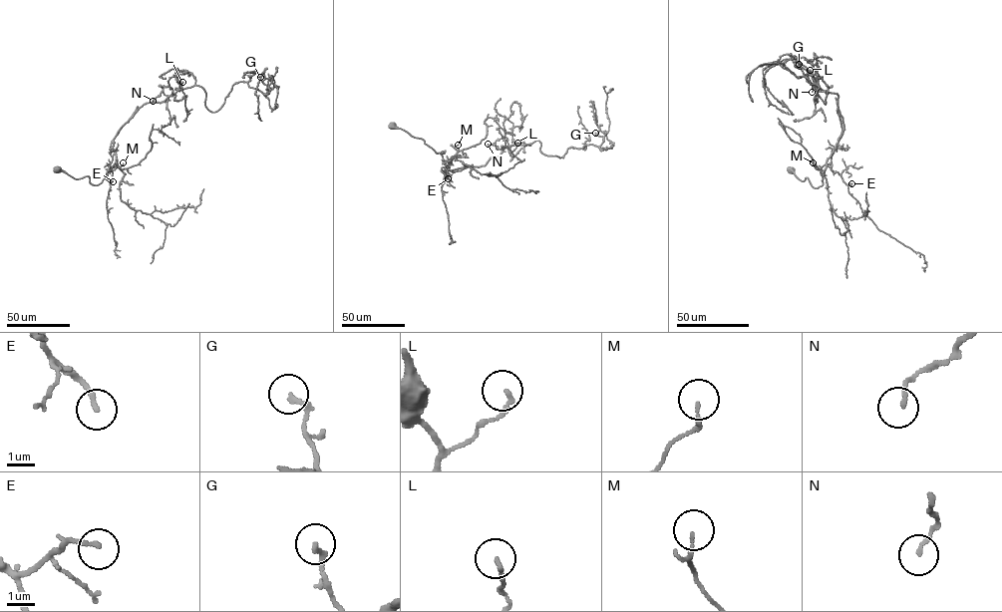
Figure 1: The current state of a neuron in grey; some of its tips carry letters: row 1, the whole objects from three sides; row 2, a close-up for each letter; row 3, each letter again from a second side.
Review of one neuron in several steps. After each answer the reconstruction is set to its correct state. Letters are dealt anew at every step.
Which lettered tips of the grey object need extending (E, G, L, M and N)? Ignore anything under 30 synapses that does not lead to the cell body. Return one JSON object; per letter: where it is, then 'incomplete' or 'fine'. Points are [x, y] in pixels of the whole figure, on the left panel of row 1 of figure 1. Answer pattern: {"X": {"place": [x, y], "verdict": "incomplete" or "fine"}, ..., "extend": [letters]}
{"E": {"place": [113, 181], "verdict": "fine"}, "G": {"place": [260, 77], "verdict": "fine"}, "L": {"place": [182, 82], "verdict": "fine"}, "M": {"place": [123, 162], "verdict": "fine"}, "N": {"place": [153, 101], "verdict": "fine"}, "extend": []}

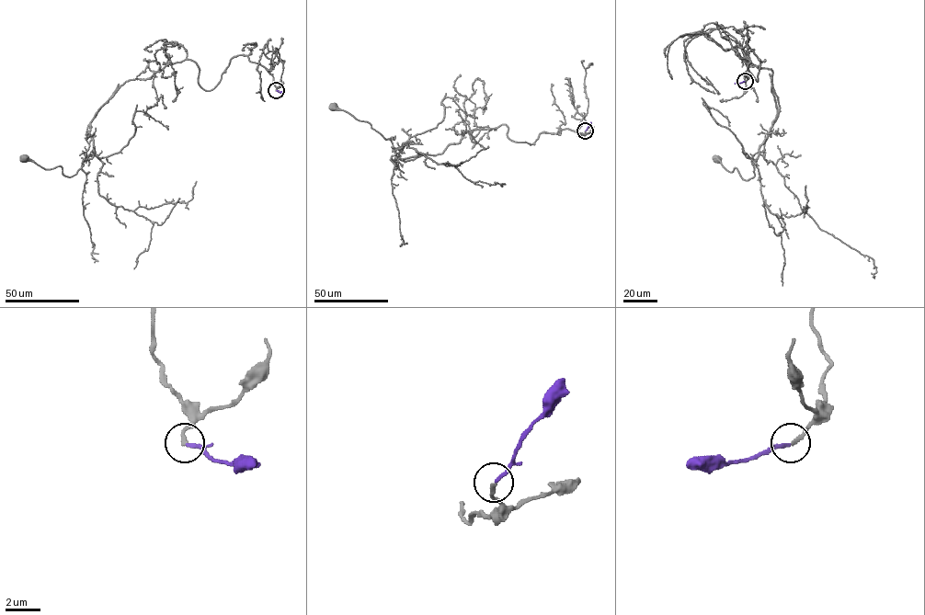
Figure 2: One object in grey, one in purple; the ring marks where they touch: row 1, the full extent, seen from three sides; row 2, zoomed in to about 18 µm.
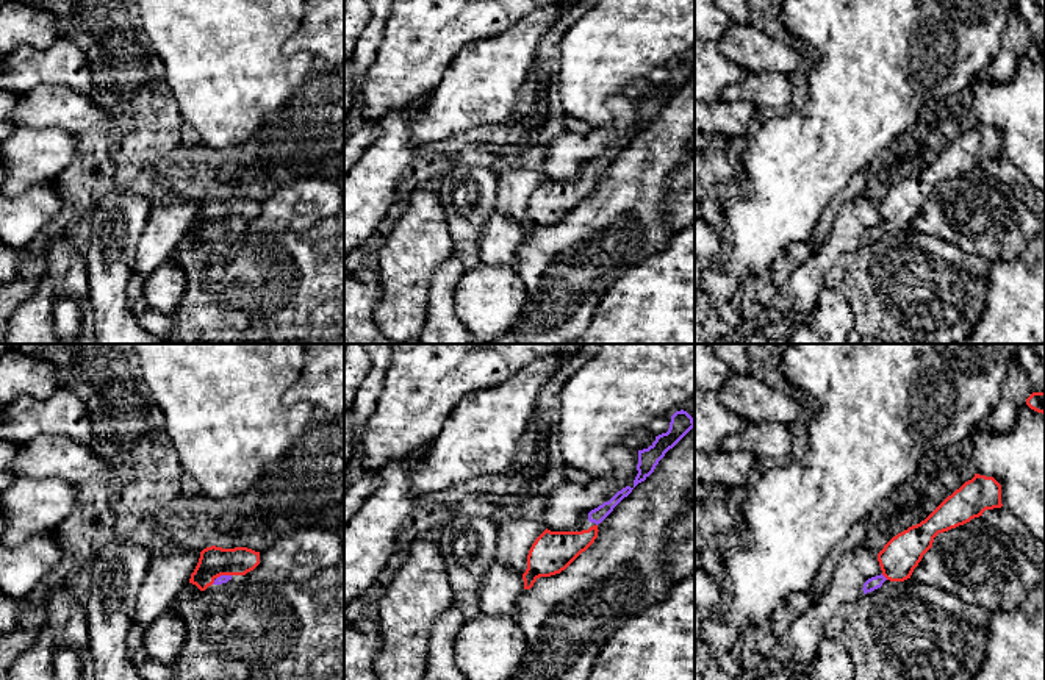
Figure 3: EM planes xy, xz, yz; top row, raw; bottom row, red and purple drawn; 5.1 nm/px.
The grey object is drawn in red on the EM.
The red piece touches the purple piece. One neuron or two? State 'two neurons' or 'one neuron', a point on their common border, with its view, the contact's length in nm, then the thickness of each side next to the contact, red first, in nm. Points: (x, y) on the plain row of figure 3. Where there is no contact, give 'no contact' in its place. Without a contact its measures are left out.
one neuron; meets red in yz at (884, 225); contact 50 nm long; 200 nm thick on the red side, 70 nm on the other

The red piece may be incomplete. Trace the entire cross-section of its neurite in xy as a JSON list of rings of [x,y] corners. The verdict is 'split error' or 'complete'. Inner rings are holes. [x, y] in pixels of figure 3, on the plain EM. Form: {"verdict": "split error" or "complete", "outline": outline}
{"verdict": "split error", "outline": [[[211,195],[200,202],[189,233],[205,241],[211,234],[227,233],[233,225],[246,225],[258,214],[260,202],[247,197],[222,199]]]}

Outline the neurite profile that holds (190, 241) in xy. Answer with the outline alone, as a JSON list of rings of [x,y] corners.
[[[188,233],[180,242],[178,245],[174,249],[174,253],[169,256],[169,259],[175,264],[178,264],[180,261],[180,256],[189,250],[189,249],[194,249],[200,244],[202,241],[192,234],[192,233]]]

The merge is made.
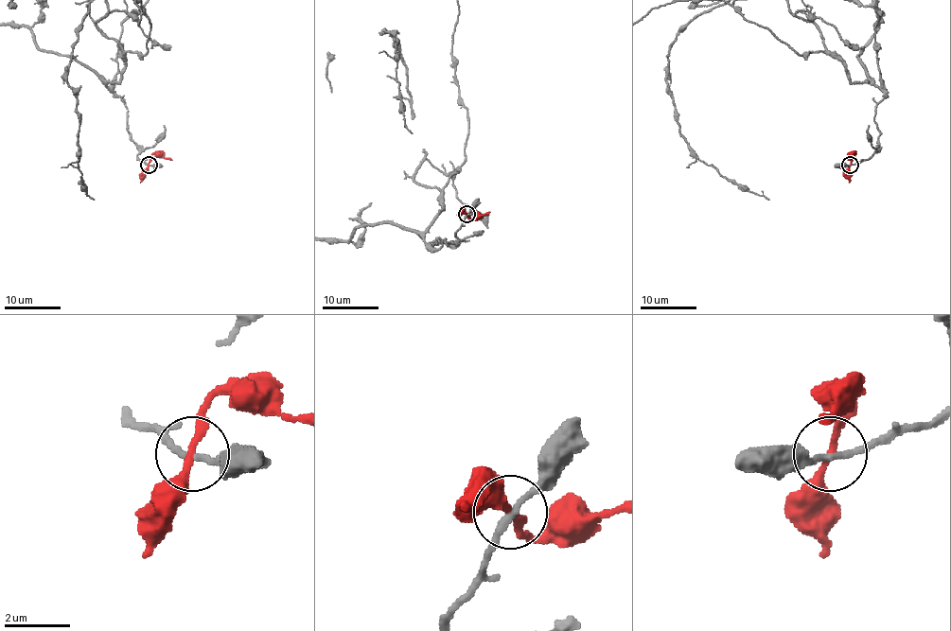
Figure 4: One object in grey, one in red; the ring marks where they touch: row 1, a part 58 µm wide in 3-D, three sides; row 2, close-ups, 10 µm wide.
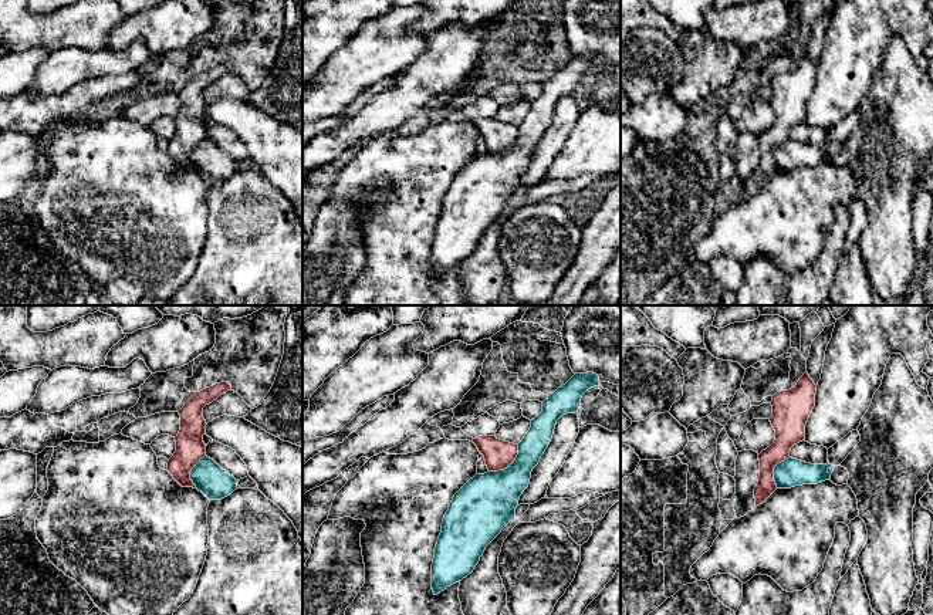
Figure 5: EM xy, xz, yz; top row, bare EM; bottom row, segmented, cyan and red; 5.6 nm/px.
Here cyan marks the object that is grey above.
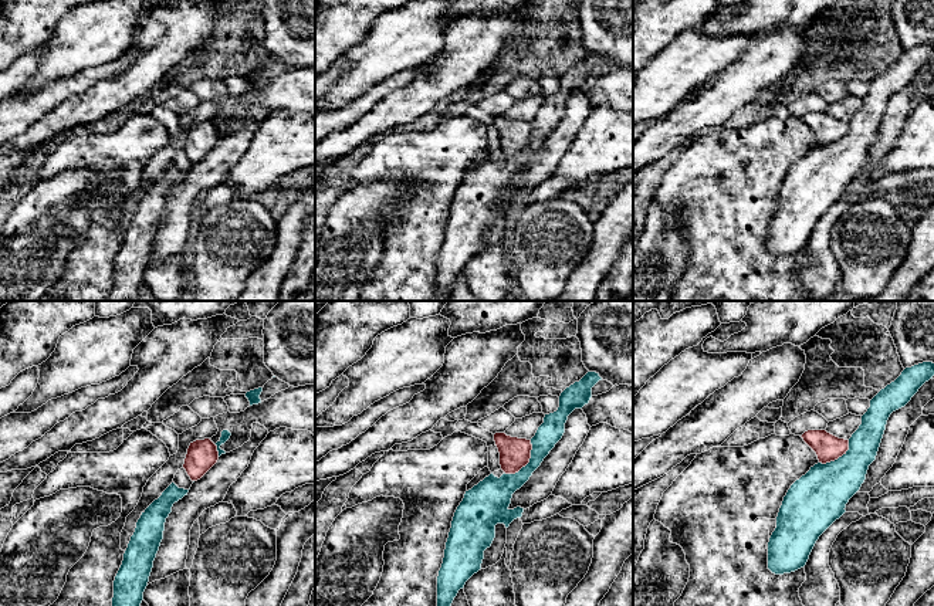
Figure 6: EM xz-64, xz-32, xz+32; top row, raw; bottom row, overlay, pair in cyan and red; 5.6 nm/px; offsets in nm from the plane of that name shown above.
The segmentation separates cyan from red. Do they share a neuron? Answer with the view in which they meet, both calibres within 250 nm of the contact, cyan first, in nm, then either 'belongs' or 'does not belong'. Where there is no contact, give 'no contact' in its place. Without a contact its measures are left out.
xz | 320/170 nm | does not belong

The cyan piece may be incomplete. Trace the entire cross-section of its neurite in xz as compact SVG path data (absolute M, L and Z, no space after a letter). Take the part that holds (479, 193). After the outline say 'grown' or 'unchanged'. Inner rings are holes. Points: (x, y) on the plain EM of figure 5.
M575 55L542 84L542 94L518 125L515 142L504 152L476 156L454 176L435 230L435 277L471 256L486 229L515 202L520 178L552 121L557 102L578 94L582 77L594 68L599 68L596 55Z; unchanged

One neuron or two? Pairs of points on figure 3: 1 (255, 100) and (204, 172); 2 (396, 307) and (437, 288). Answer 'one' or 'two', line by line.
1: one
2: two

